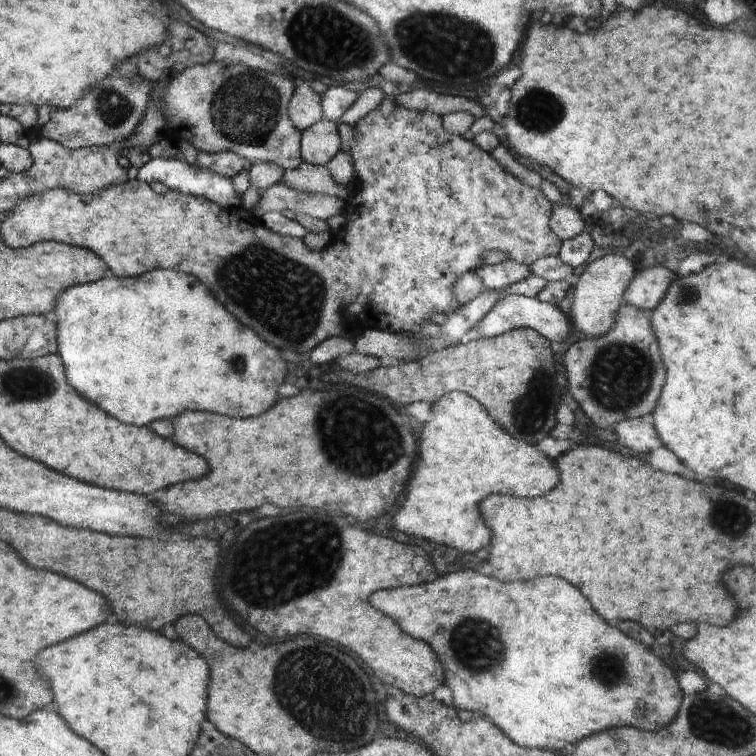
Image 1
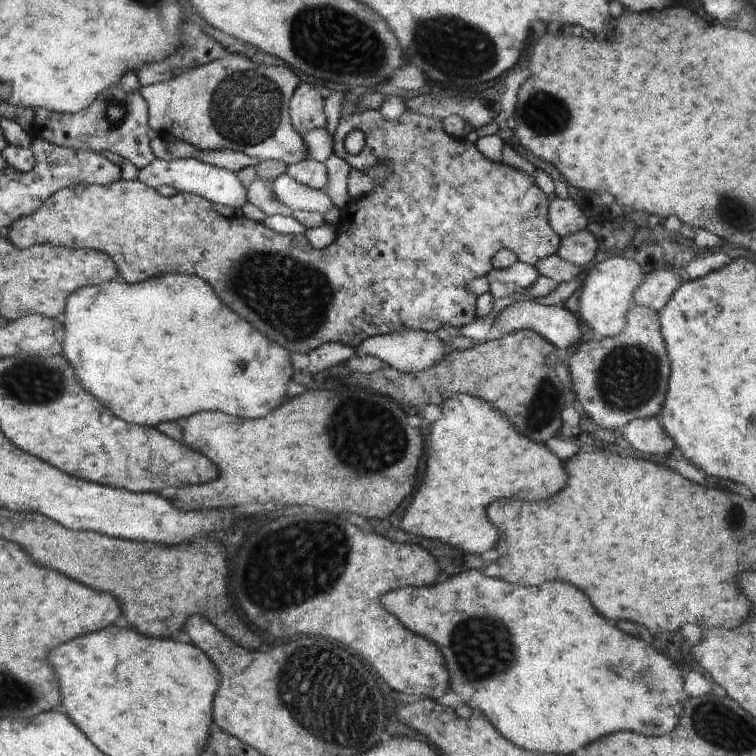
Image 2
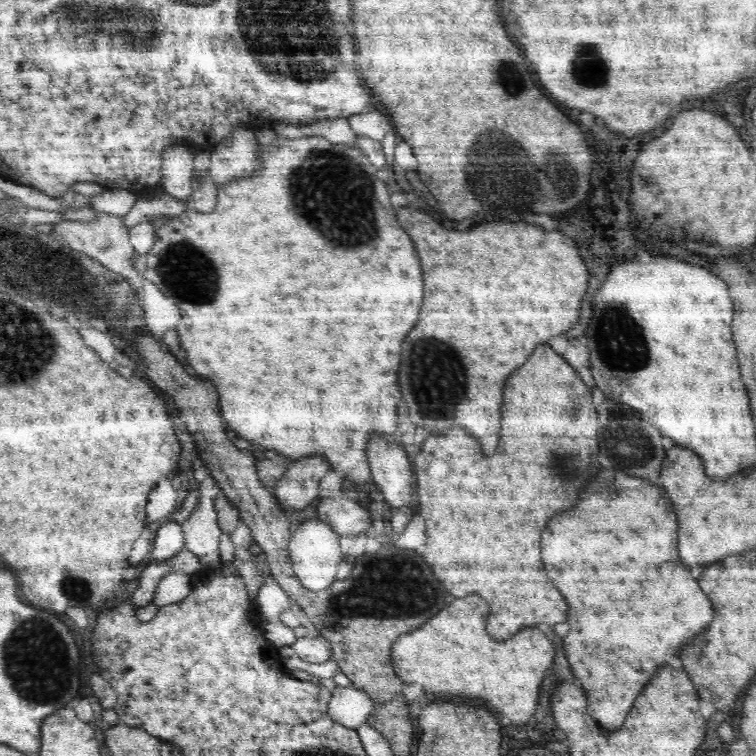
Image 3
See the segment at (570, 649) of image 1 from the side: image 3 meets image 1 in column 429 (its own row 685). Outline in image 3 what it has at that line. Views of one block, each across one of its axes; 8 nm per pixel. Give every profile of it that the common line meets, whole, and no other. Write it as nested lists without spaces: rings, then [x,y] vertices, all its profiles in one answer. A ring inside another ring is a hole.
[[[600,470],[580,496],[580,502],[572,510],[554,516],[542,532],[542,560],[548,578],[556,582],[554,586],[558,586],[570,606],[570,632],[564,636],[564,652],[586,692],[588,714],[604,730],[616,731],[622,728],[636,696],[654,676],[656,664],[668,662],[668,656],[676,656],[684,642],[708,628],[712,604],[704,592],[684,592],[700,590],[700,586],[678,560],[676,542],[674,546],[660,546],[662,542],[666,544],[666,528],[670,528],[672,534],[676,534],[678,528],[672,501],[662,488],[642,478],[628,476],[622,470]],[[662,548],[666,550],[666,562],[662,560]],[[604,670],[610,672],[610,678],[602,676]]]

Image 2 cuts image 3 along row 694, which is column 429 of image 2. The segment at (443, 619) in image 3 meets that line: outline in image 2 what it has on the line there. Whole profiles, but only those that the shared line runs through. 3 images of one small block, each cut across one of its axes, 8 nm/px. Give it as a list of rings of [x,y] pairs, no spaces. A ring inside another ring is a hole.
[[[465,393],[452,394],[442,402],[444,416],[430,430],[430,450],[426,462],[426,478],[422,480],[416,496],[412,498],[402,528],[410,534],[424,536],[430,540],[442,540],[454,544],[466,552],[482,554],[498,544],[498,530],[486,518],[486,508],[498,498],[520,498],[520,500],[542,500],[556,496],[568,482],[562,460],[558,460],[544,444],[536,444],[526,436],[520,436],[514,426],[492,408],[488,402]]]

